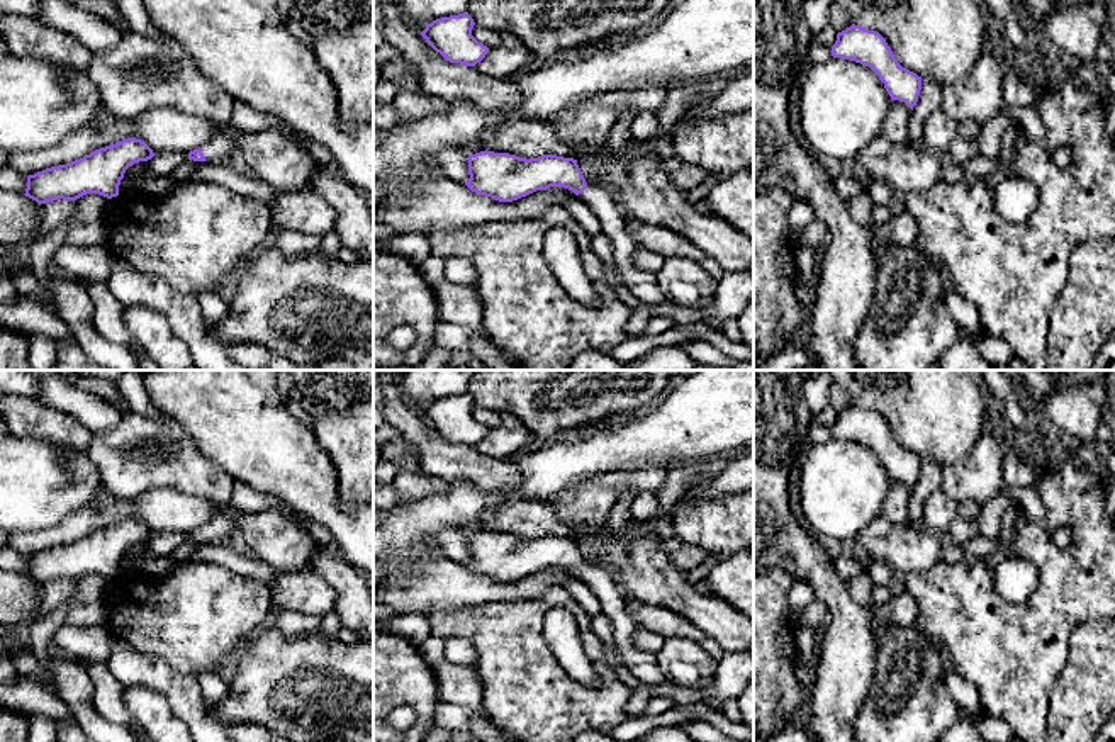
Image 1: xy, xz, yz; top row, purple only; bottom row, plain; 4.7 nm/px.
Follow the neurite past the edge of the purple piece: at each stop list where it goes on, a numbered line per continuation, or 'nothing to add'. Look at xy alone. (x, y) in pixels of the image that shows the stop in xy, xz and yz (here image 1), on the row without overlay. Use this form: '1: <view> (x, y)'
1: xy (216, 530)

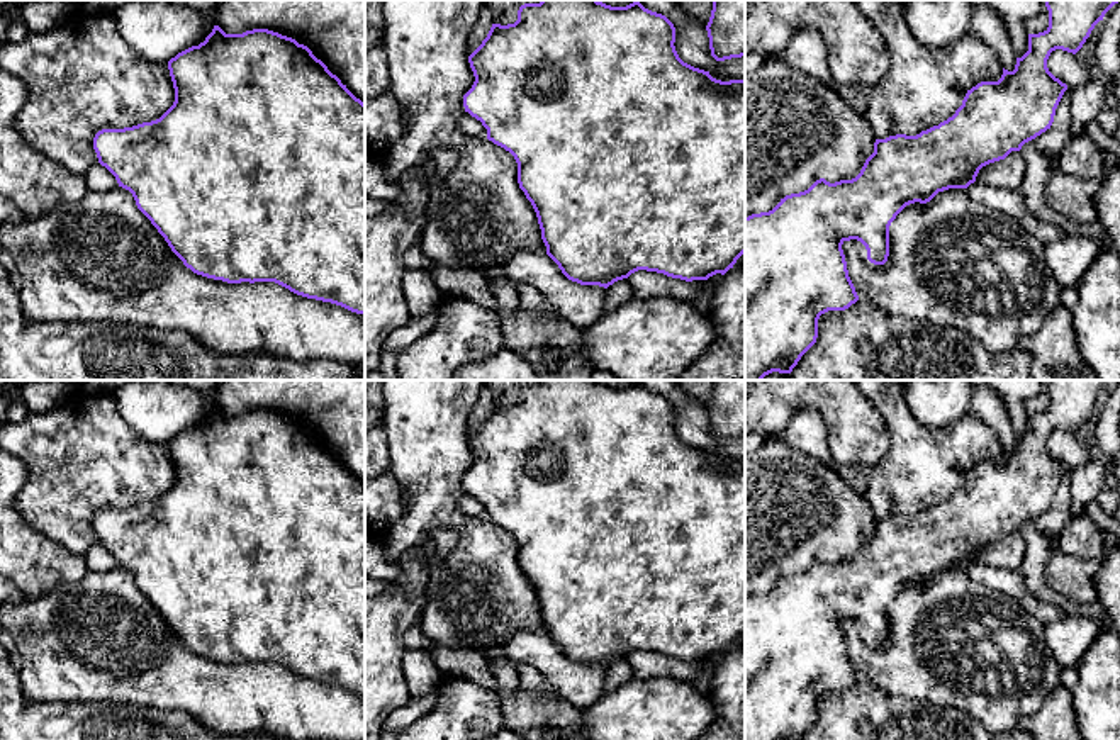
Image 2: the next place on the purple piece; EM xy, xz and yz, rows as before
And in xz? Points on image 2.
nothing to add

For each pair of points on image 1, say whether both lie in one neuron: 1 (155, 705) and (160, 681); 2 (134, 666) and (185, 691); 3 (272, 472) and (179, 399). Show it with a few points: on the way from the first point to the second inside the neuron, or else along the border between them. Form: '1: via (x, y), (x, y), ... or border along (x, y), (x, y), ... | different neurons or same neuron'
1: border along (124, 686), (156, 690), (184, 722) | different neurons
2: via (146, 671), (173, 686) | same neuron
3: via (248, 449), (202, 403) | same neuron

